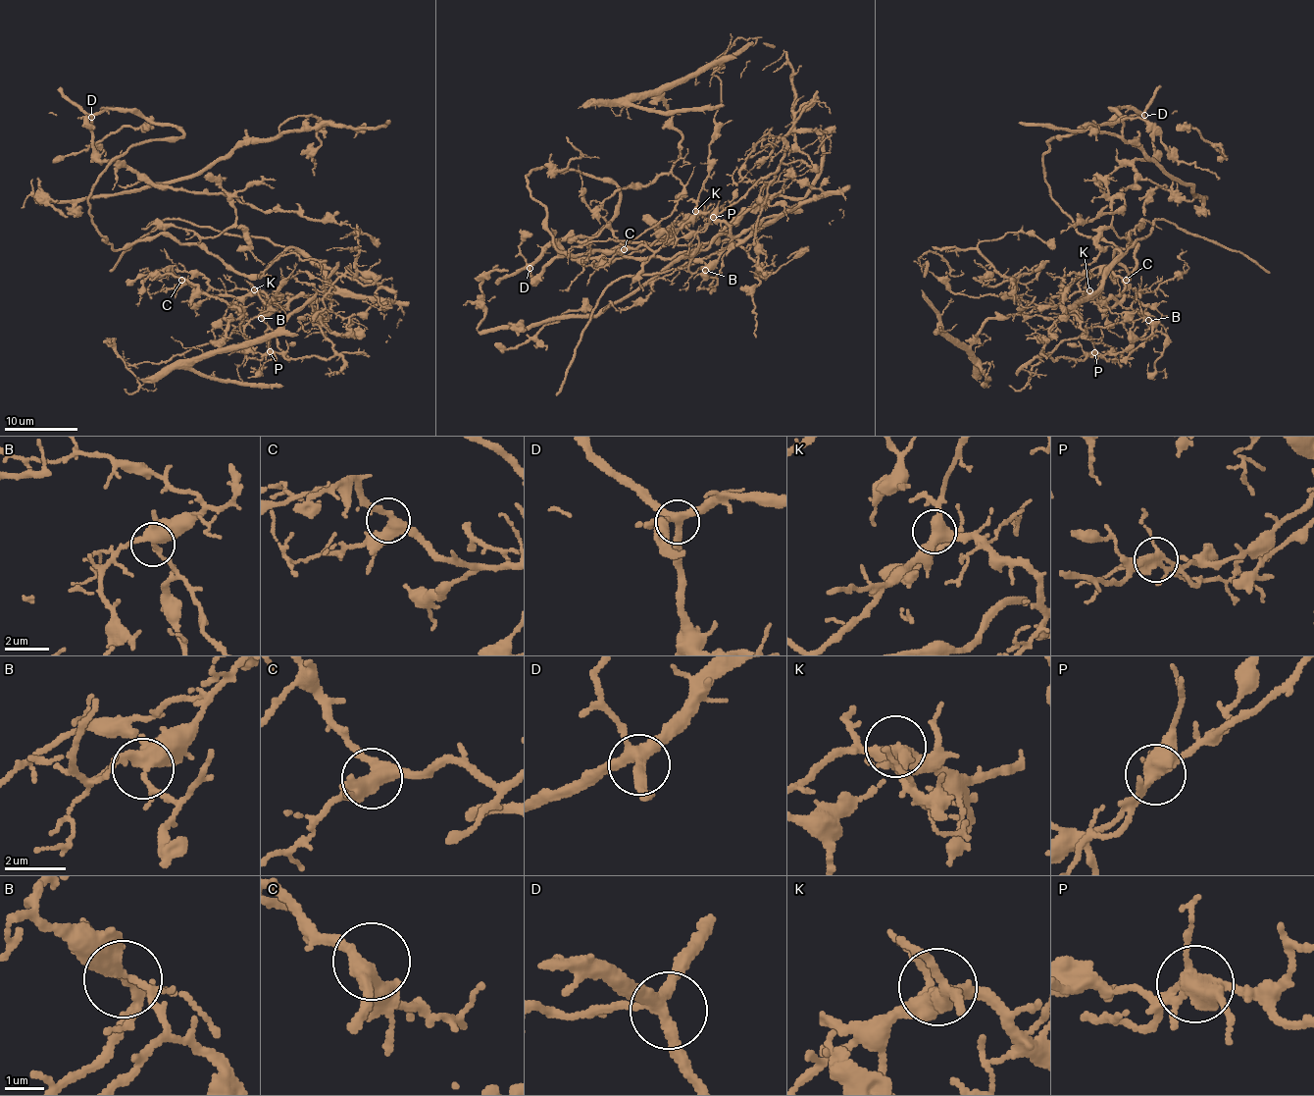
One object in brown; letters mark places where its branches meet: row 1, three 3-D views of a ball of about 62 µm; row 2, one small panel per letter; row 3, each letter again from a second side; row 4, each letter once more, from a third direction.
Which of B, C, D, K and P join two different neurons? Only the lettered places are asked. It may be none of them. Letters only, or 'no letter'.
P

